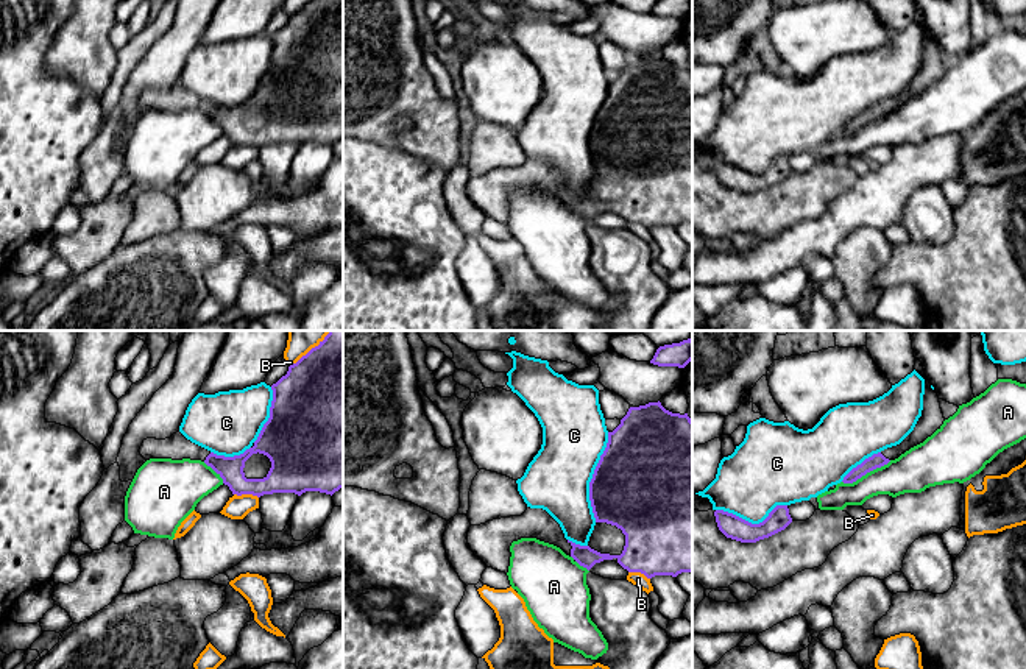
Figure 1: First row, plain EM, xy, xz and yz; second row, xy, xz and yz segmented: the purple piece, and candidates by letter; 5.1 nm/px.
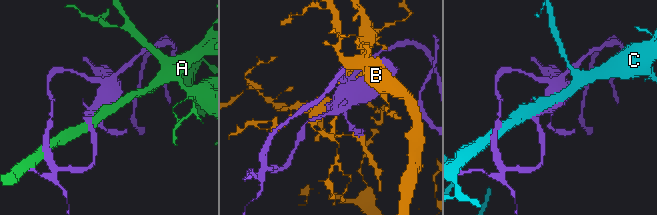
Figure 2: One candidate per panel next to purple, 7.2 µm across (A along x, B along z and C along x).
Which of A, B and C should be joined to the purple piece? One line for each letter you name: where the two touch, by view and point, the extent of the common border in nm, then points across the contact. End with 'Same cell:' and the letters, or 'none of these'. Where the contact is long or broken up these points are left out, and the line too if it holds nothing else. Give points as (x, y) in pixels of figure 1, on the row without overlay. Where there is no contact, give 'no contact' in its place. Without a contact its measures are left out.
Same cell: none of these

